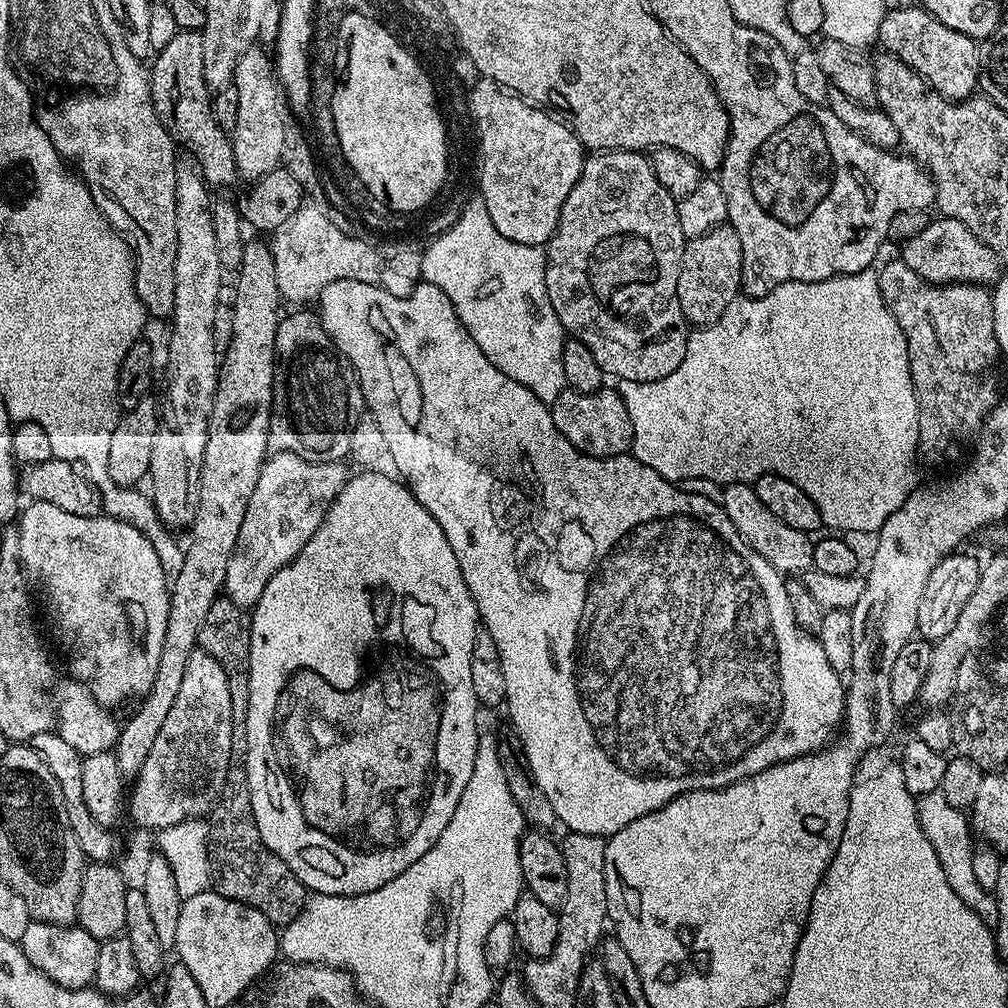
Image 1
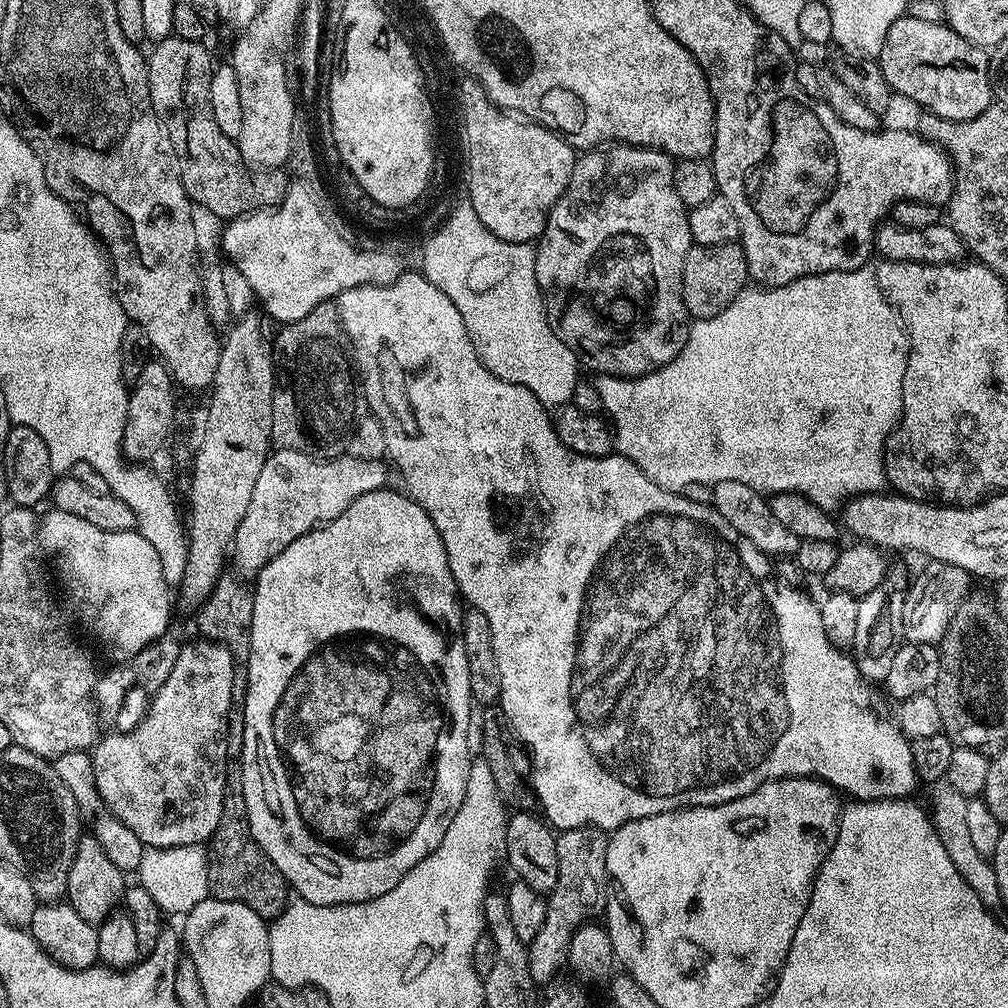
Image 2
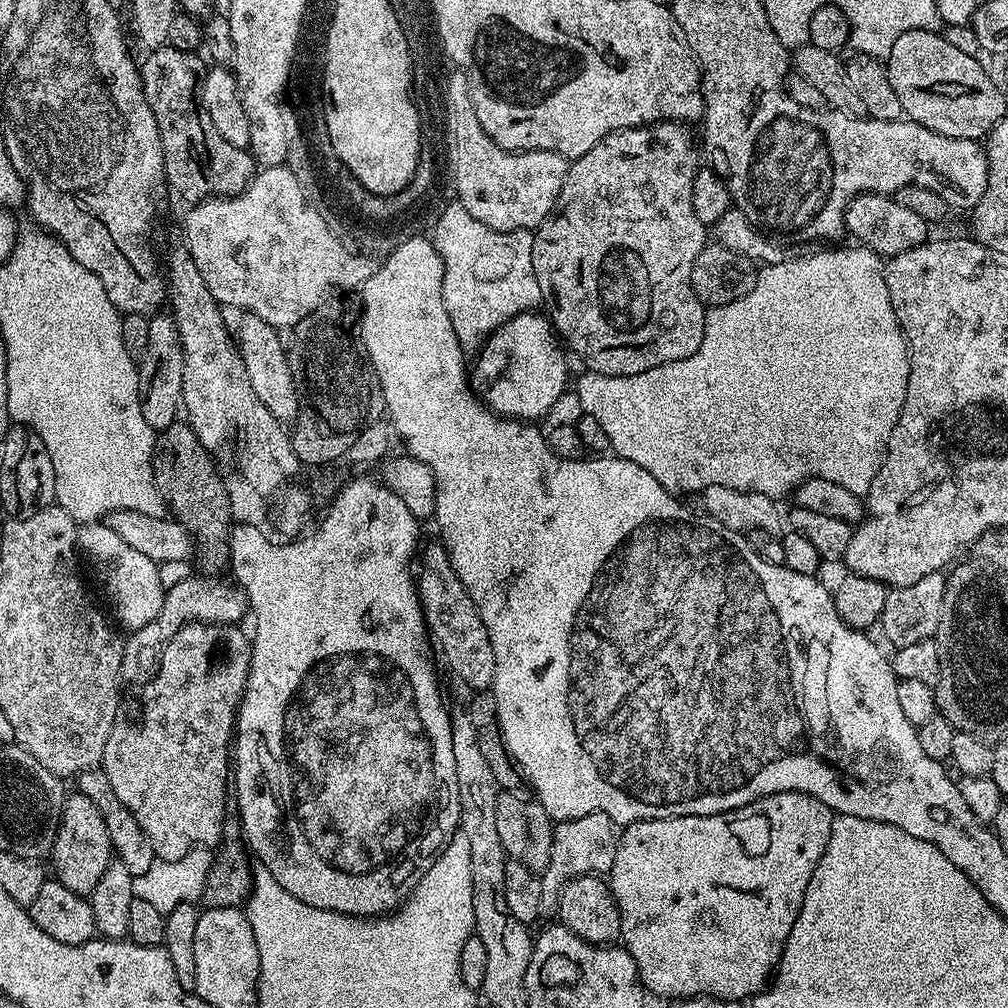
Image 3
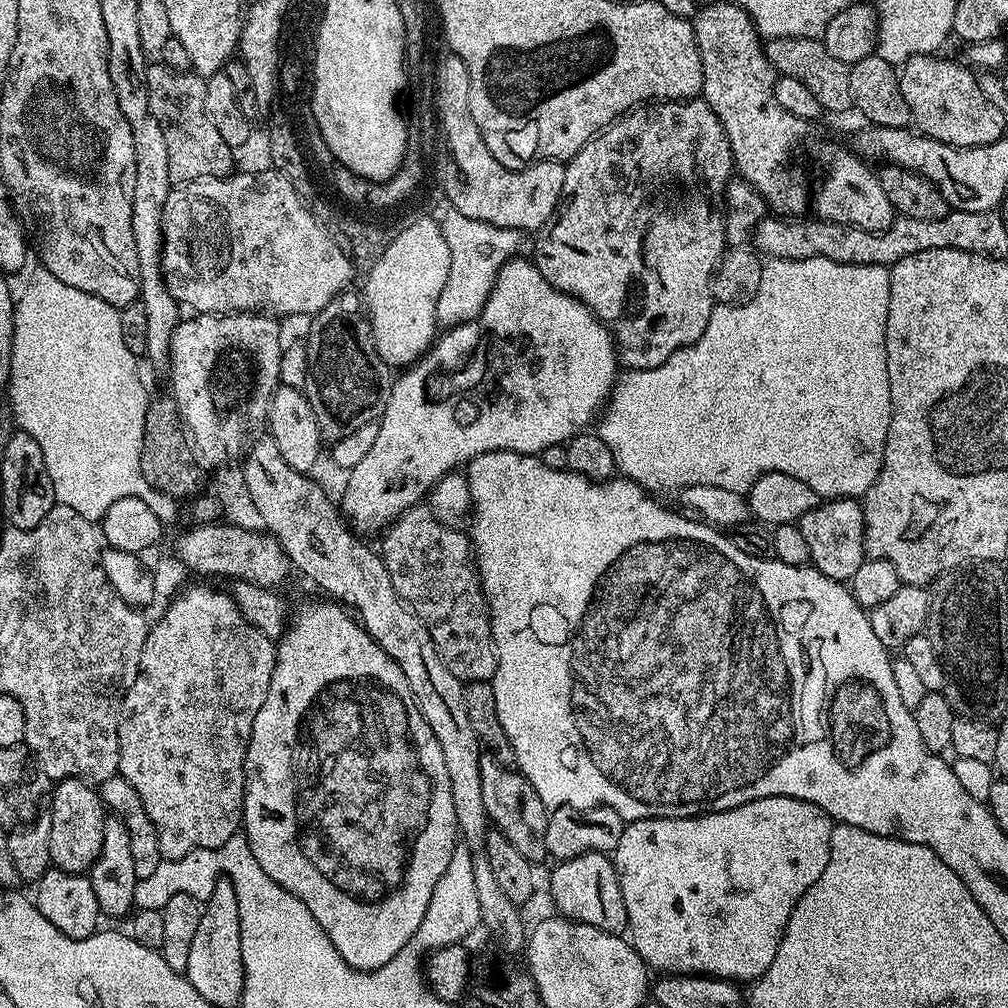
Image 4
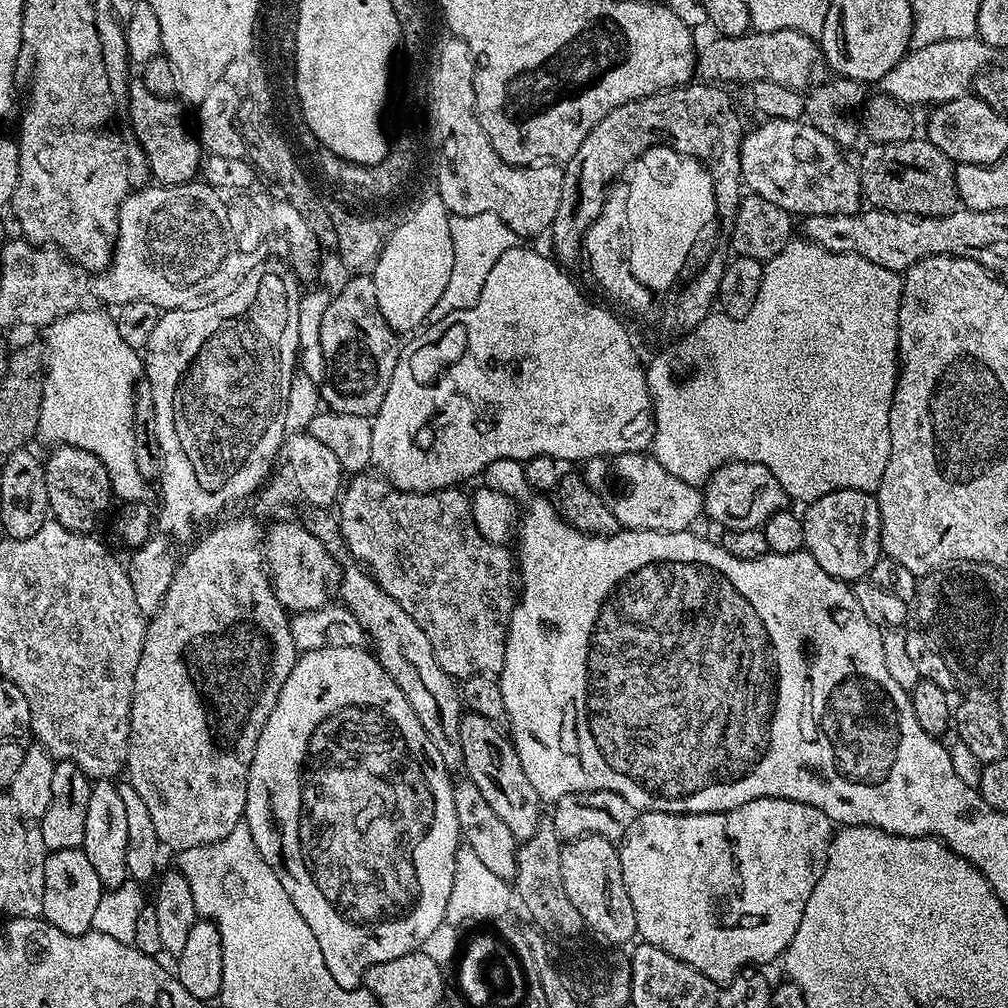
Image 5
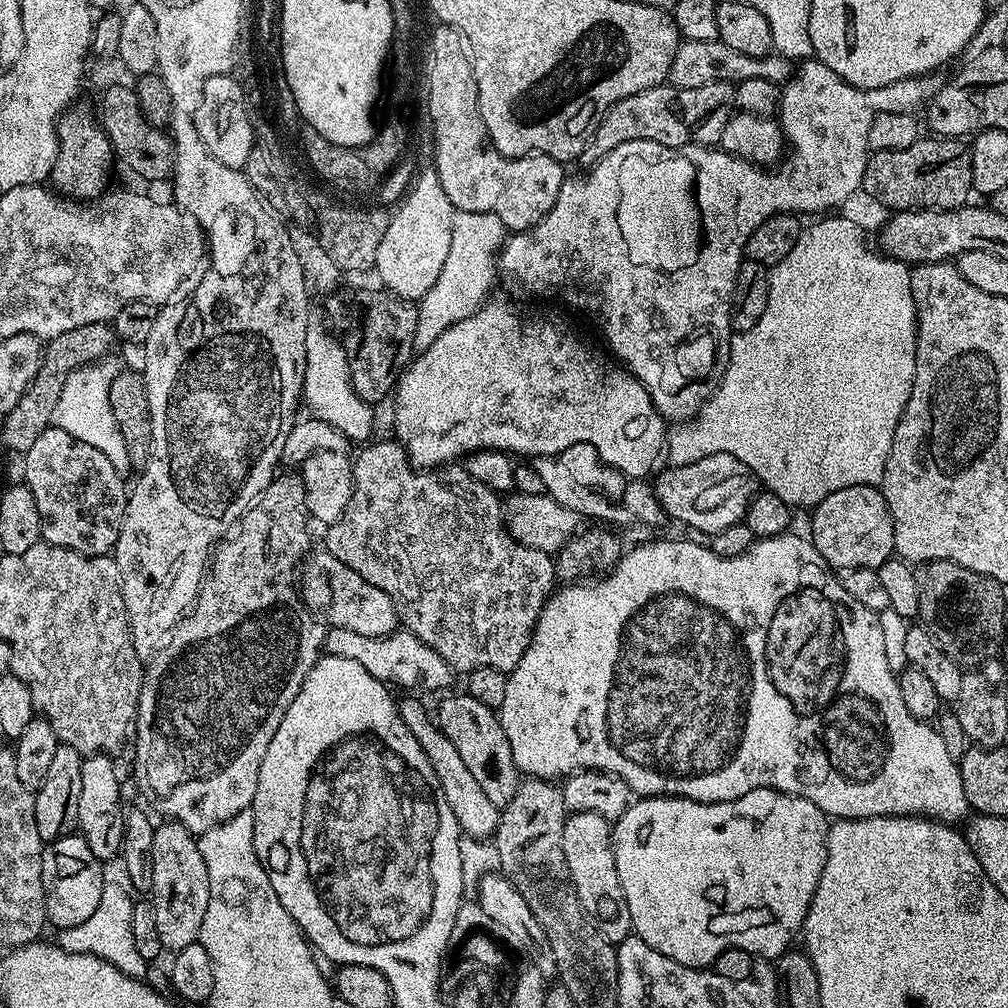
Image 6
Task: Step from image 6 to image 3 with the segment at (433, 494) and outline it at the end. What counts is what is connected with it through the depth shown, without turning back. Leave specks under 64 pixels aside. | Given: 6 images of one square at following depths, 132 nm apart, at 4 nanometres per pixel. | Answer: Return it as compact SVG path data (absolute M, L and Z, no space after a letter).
M433 542L432 545L429 546L428 549L421 551L418 556L418 564L420 560L420 576L415 577L416 582L416 590L420 594L420 604L424 607L424 620L427 626L427 629L430 631L431 639L434 641L436 639L436 644L440 647L440 652L444 655L444 660L448 663L448 668L453 672L454 675L457 676L458 679L461 680L464 684L469 684L472 687L472 690L484 690L491 685L492 679L494 678L494 670L496 669L496 663L494 662L494 646L490 646L490 634L486 630L486 626L482 622L482 618L480 617L480 611L478 610L478 606L474 606L474 598L470 598L470 594L466 590L466 586L462 586L462 582L458 578L458 574L454 574L454 566L450 562L450 558L448 557L448 550L444 547L443 544L439 542Z

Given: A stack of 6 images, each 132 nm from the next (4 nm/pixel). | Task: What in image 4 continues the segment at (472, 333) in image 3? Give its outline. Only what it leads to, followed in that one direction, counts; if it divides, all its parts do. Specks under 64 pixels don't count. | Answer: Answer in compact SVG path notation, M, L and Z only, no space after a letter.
M453 211L445 220L444 232L451 244L452 267L447 285L440 288L436 303L436 323L441 329L456 328L470 322L486 306L498 274L506 261L519 257L524 247L529 247L525 233L519 228L507 228L504 232L475 224L471 220L456 215Z

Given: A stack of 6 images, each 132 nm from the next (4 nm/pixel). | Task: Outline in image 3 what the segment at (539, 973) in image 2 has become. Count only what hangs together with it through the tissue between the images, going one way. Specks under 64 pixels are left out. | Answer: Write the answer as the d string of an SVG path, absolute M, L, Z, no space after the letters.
M605 812L582 814L582 818L562 820L553 827L550 866L546 866L546 870L540 876L540 885L542 886L541 917L557 915L564 885L574 878L611 873L617 839L617 825L613 824Z

